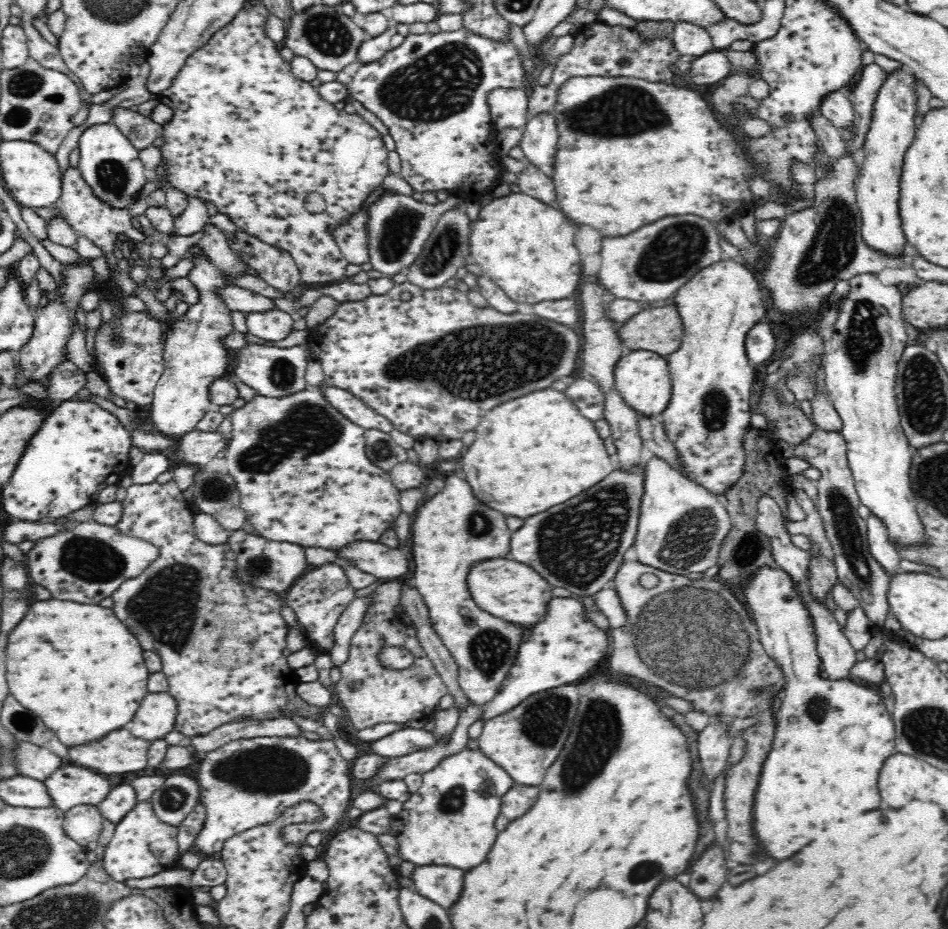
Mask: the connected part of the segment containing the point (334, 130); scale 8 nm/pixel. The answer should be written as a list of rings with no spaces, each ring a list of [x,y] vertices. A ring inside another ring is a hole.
[[[246,2],[236,13],[236,16],[220,32],[214,33],[205,46],[194,52],[188,59],[180,73],[174,78],[170,88],[158,96],[159,102],[170,107],[174,111],[174,116],[170,122],[163,124],[163,133],[160,136],[159,145],[161,147],[161,160],[165,162],[166,181],[170,182],[170,187],[179,189],[187,196],[194,196],[206,202],[211,202],[216,206],[218,212],[226,214],[230,220],[241,228],[246,234],[255,236],[258,240],[266,244],[272,244],[276,248],[281,248],[291,254],[294,262],[298,265],[301,282],[307,286],[324,286],[328,282],[346,279],[345,270],[349,263],[342,254],[340,247],[334,241],[332,230],[344,224],[352,214],[356,214],[366,198],[382,187],[384,178],[389,176],[388,152],[385,147],[383,136],[372,127],[358,113],[347,114],[344,110],[336,110],[335,105],[323,100],[308,81],[301,80],[294,76],[291,64],[280,56],[280,45],[273,42],[266,36],[266,22],[271,12],[260,3]],[[310,194],[320,194],[326,204],[323,212],[314,214],[306,209],[304,202],[310,200]]]

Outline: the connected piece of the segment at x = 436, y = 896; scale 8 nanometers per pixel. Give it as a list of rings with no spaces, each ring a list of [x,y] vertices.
[[[417,865],[412,884],[422,896],[448,909],[462,894],[464,874],[462,869],[446,865]]]

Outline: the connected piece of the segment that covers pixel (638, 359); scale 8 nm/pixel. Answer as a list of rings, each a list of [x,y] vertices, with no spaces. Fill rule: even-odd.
[[[646,349],[632,350],[614,366],[615,387],[623,401],[637,413],[644,416],[658,416],[666,410],[672,396],[672,383],[667,359],[657,352]]]

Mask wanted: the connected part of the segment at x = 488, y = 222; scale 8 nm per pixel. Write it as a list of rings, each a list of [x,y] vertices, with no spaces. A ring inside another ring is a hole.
[[[524,192],[495,198],[480,208],[469,236],[470,262],[479,264],[514,302],[536,304],[570,298],[580,284],[580,254],[574,246],[574,226],[562,210]]]

